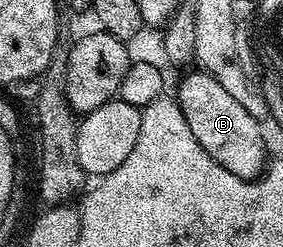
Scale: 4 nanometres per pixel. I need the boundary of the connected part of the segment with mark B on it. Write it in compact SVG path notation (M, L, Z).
M200 68L190 69L189 72L186 78L184 76L178 81L175 97L183 112L183 120L187 120L187 128L191 128L191 136L195 136L207 156L227 168L227 172L235 172L235 176L250 180L260 178L267 166L260 121L251 116L215 76Z

